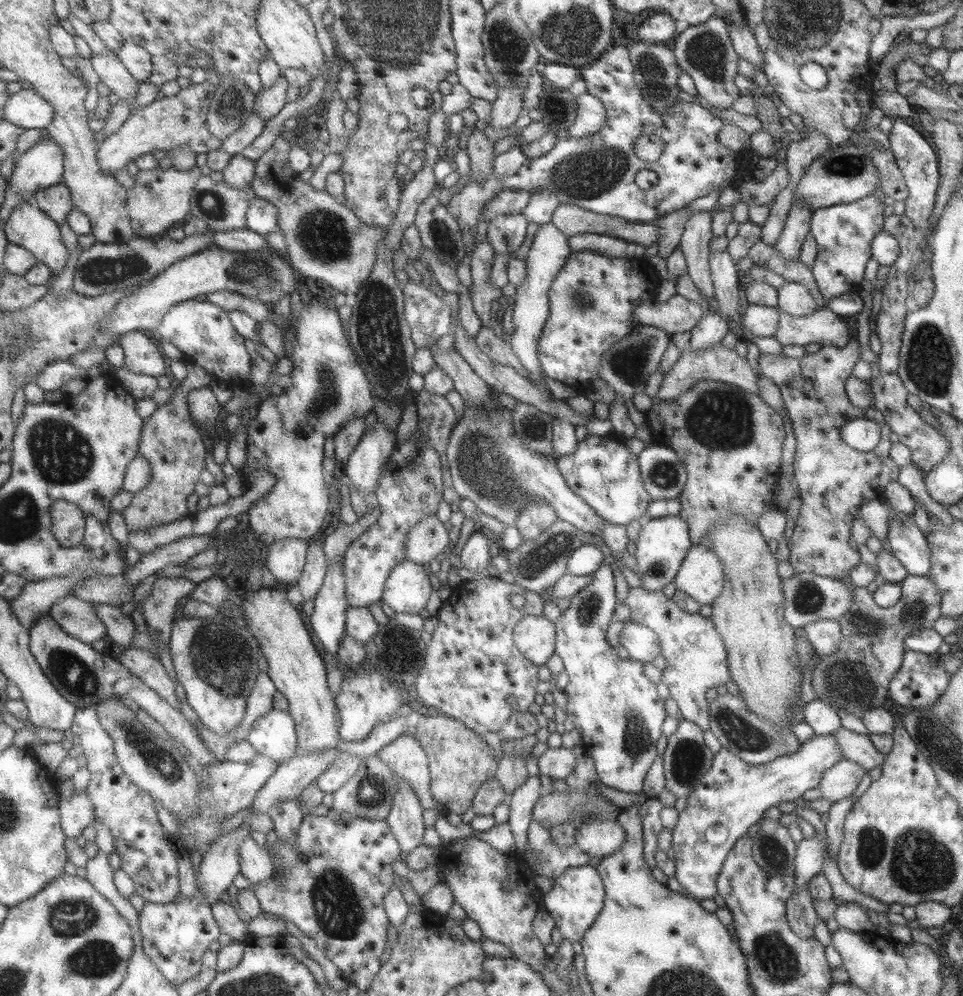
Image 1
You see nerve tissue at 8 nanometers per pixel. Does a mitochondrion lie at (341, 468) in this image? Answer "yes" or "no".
no

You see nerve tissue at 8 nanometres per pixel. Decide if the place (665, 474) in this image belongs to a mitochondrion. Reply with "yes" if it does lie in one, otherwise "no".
yes

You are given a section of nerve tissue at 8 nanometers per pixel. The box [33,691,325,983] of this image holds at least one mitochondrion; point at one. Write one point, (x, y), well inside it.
(98, 959)

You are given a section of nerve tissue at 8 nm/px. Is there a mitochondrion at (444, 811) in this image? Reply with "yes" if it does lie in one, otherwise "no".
no

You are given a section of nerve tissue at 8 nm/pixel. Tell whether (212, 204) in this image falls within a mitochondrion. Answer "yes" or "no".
yes

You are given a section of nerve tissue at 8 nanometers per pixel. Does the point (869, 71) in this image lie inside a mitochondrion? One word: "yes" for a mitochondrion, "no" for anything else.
no

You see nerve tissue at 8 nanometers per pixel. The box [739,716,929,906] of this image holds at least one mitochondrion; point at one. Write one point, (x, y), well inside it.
(772, 852)

